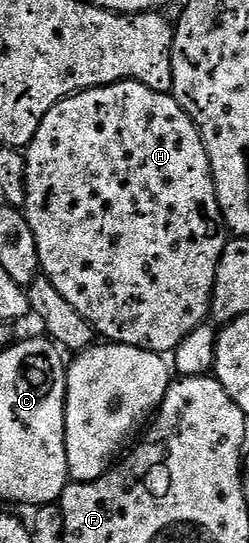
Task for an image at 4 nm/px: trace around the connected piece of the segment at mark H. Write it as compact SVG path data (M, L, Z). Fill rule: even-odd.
M137 80L104 82L73 91L59 100L42 118L38 134L28 143L24 152L26 162L26 190L24 191L24 217L34 230L34 242L38 242L38 258L43 275L54 282L54 286L80 314L92 323L105 341L129 344L161 354L175 353L176 348L196 328L209 319L212 310L218 262L227 246L230 233L218 202L218 194L212 177L212 166L204 139L196 123L184 113L184 108L175 96L159 88L140 84Z

